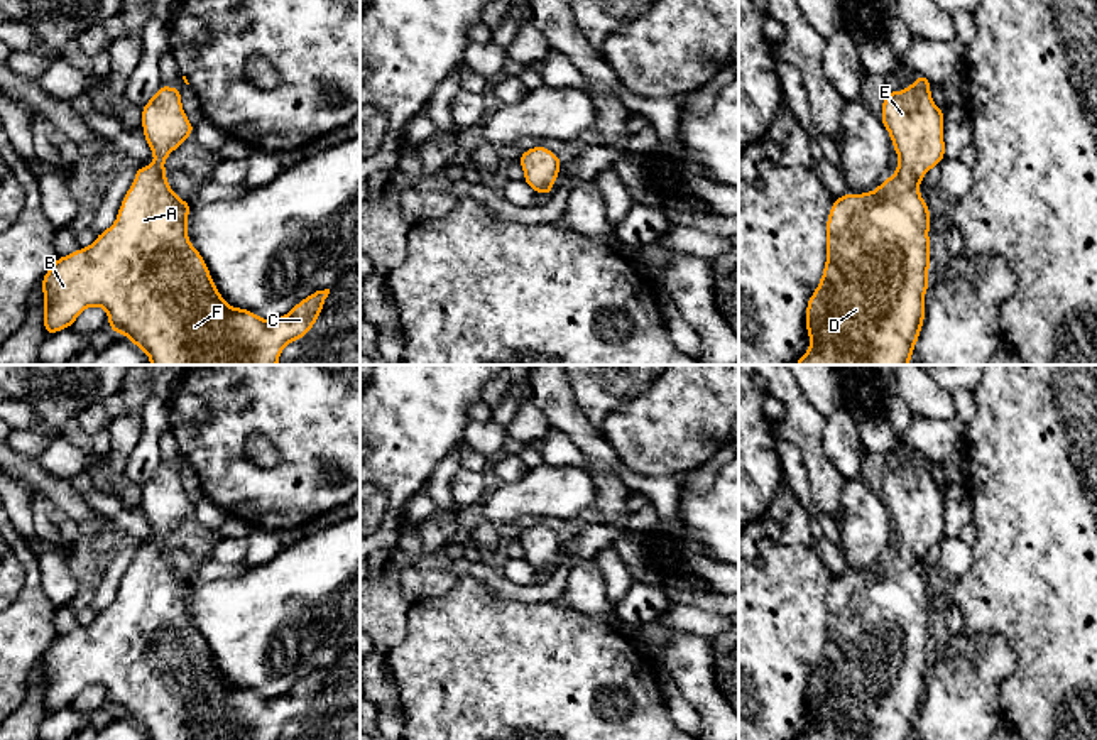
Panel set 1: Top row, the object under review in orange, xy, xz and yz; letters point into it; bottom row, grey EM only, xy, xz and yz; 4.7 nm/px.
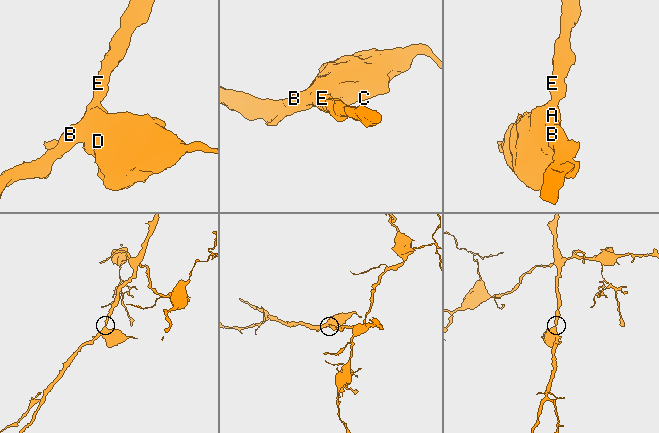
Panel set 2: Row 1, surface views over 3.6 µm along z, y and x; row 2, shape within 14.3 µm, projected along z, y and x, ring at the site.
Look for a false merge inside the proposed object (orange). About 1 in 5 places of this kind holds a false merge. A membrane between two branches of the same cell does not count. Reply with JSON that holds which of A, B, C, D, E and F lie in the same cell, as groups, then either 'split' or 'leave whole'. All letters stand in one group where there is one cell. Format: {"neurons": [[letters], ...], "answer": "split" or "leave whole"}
{"neurons": [["A", "B", "C", "D", "E", "F"]], "answer": "leave whole"}

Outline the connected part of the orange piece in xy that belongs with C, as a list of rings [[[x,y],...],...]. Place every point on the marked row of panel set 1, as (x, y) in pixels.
[[[162,84],[142,106],[144,139],[156,161],[147,167],[135,169],[135,179],[122,199],[115,223],[96,235],[90,247],[57,257],[41,279],[46,336],[71,328],[85,309],[100,306],[108,314],[110,329],[125,335],[137,348],[144,350],[150,365],[277,365],[284,346],[304,338],[314,326],[330,289],[313,292],[286,316],[276,319],[262,319],[248,309],[226,304],[213,284],[203,255],[188,240],[191,204],[176,196],[166,179],[164,161],[194,133],[194,125],[183,110],[181,95],[179,88]]]

